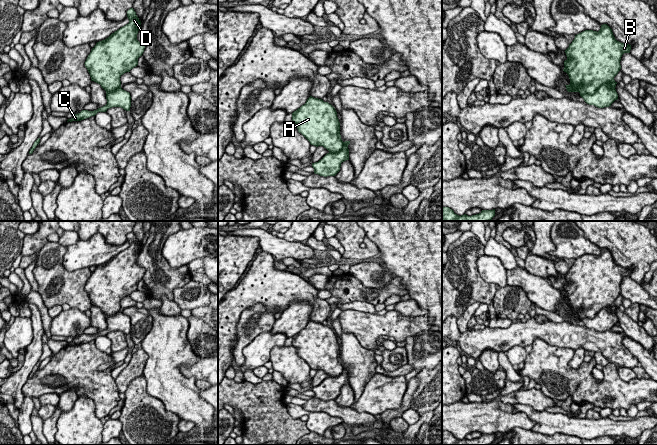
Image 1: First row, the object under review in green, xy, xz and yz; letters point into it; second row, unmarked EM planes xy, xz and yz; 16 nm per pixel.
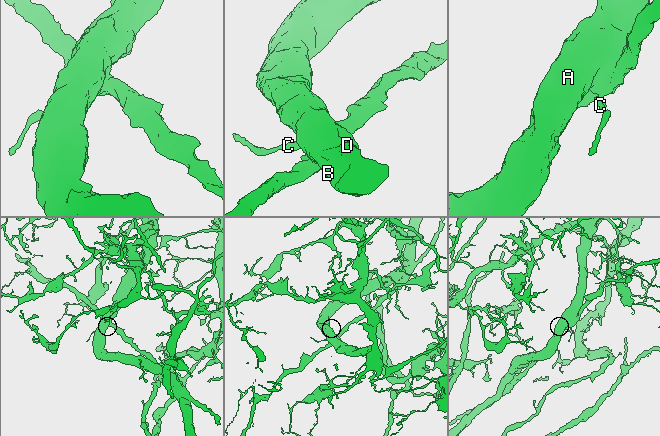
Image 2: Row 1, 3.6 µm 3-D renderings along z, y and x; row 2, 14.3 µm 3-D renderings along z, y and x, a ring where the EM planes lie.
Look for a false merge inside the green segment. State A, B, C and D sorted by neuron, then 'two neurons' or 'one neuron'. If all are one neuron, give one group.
groups A B D / C; two neurons

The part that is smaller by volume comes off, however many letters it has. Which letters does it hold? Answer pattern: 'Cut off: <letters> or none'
Cut off: C

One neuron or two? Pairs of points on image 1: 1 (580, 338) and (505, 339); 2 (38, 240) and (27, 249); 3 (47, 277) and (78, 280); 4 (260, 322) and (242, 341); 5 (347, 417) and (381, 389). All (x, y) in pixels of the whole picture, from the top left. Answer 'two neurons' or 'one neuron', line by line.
1: one neuron
2: one neuron
3: one neuron
4: one neuron
5: two neurons

